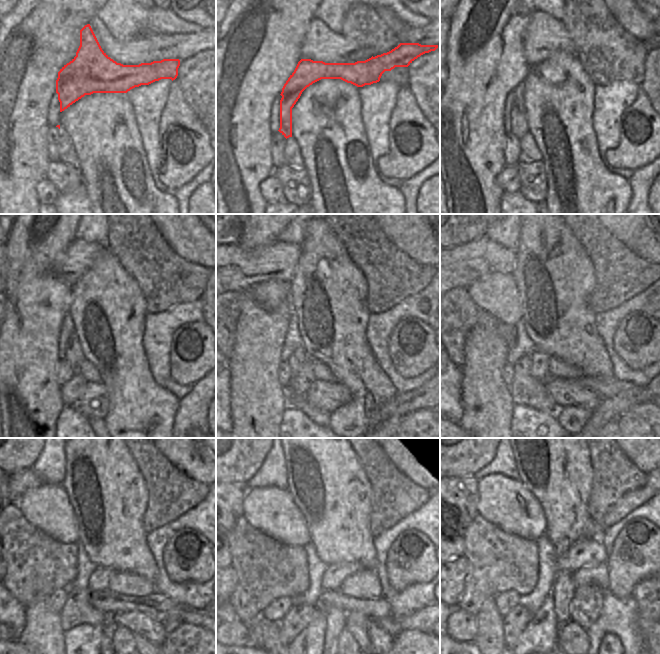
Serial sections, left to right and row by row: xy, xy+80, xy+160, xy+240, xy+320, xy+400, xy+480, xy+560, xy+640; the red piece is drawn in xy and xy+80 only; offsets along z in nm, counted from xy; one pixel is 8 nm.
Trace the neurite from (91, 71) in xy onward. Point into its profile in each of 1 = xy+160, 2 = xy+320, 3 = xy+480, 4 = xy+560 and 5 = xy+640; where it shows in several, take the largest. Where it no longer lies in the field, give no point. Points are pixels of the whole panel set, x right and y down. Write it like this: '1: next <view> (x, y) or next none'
1: next xy+160 (518, 124)
2: next xy+320 (299, 357)
3: next xy+480 (78, 610)
4: next xy+560 (299, 615)
5: next xy+640 (513, 624)

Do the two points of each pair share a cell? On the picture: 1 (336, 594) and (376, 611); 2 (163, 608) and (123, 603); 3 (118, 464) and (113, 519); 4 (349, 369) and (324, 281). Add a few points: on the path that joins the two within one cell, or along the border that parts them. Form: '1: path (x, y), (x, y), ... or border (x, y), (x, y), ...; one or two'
1: path (346, 603), (366, 606); one
2: path (153, 608), (133, 603); one
3: path (113, 478), (113, 505); one
4: path (343, 347), (335, 335), (335, 316), (331, 303); one

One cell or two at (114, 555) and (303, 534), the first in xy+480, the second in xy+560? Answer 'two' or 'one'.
two

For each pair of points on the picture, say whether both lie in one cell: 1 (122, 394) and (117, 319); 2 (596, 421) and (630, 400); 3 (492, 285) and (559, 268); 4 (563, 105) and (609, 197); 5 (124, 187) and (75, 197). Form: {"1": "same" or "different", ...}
{"1": "same", "2": "same", "3": "different", "4": "same", "5": "different"}

